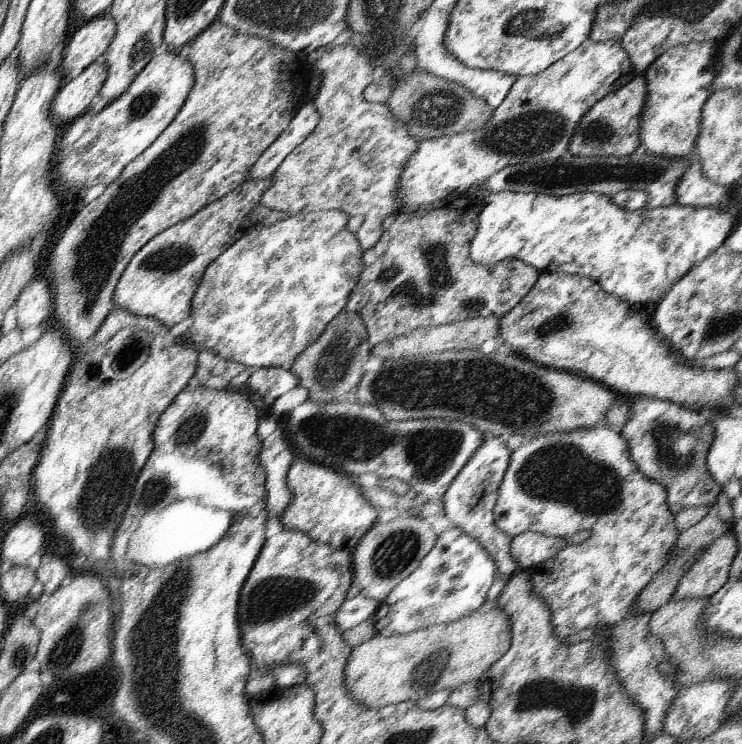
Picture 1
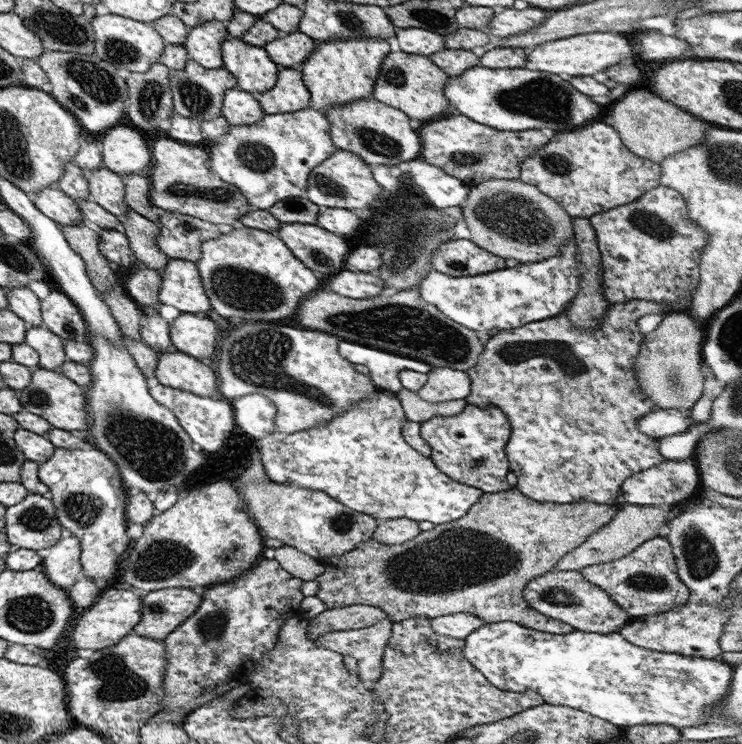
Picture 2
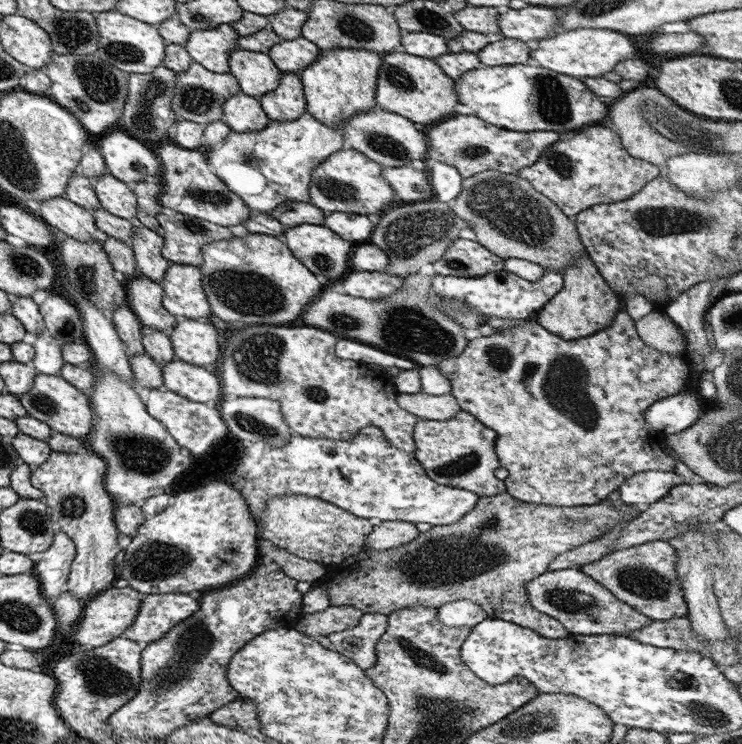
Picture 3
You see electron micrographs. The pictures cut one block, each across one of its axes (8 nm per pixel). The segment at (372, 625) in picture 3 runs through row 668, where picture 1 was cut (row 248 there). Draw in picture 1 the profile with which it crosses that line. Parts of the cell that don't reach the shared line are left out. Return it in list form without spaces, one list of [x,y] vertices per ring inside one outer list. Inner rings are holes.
[[[343,40],[329,45],[311,66],[322,71],[320,87],[311,100],[319,113],[319,122],[311,134],[293,148],[272,172],[269,188],[261,195],[260,203],[271,210],[285,212],[288,216],[328,210],[341,211],[348,217],[361,214],[363,221],[356,237],[362,252],[365,252],[380,238],[384,218],[399,209],[398,174],[409,155],[419,147],[419,141],[408,133],[408,126],[401,119],[395,118],[385,103],[372,103],[364,99],[365,87],[377,76],[370,58],[359,54]]]

